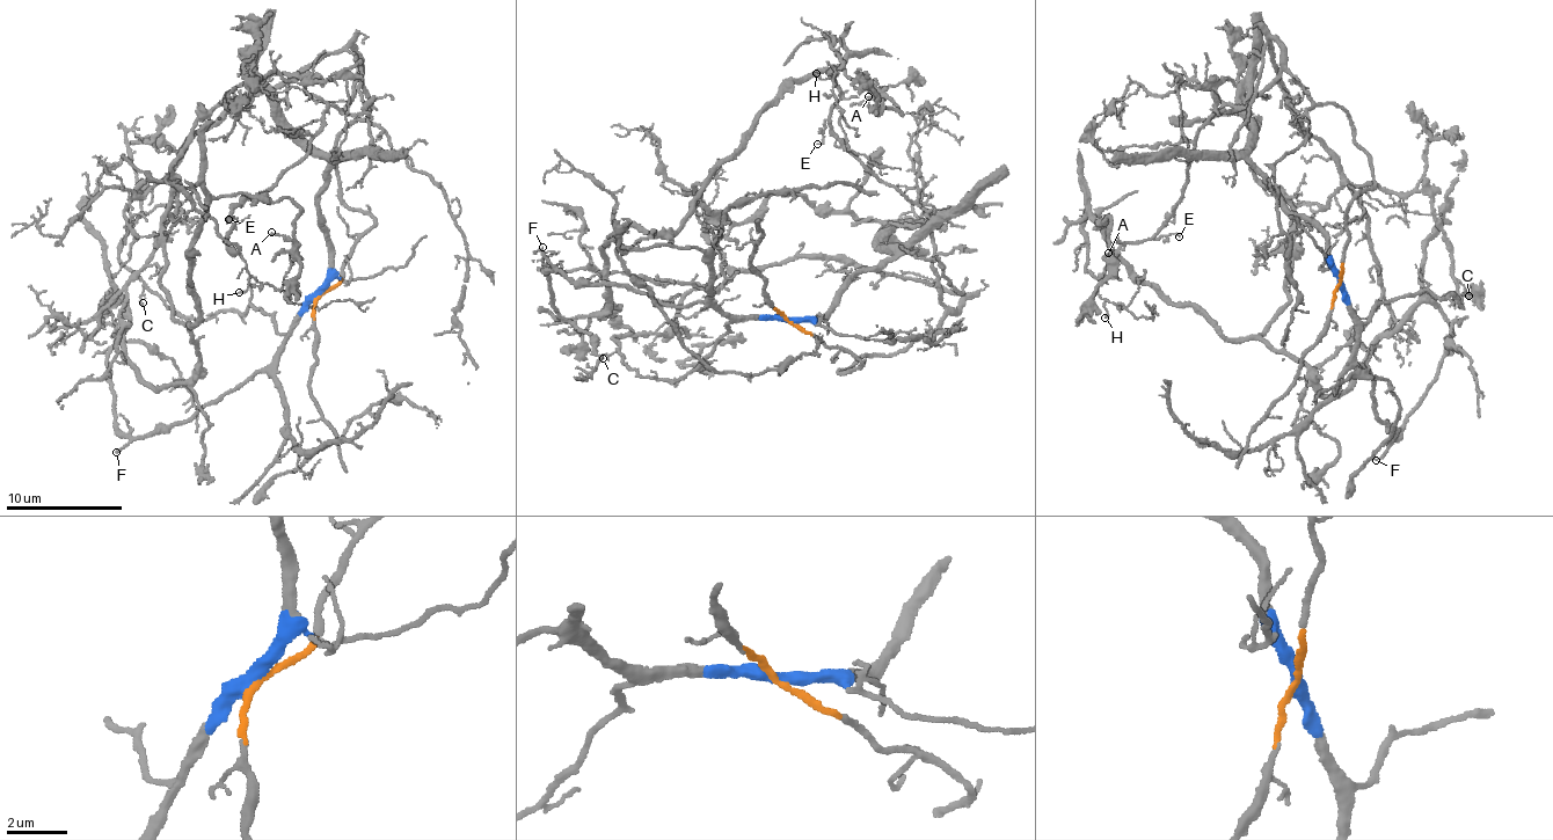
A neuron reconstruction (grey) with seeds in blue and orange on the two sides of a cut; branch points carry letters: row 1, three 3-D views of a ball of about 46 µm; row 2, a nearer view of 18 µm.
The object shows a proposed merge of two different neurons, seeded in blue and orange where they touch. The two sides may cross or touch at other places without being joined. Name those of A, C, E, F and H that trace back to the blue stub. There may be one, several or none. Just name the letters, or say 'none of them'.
A, C, F

